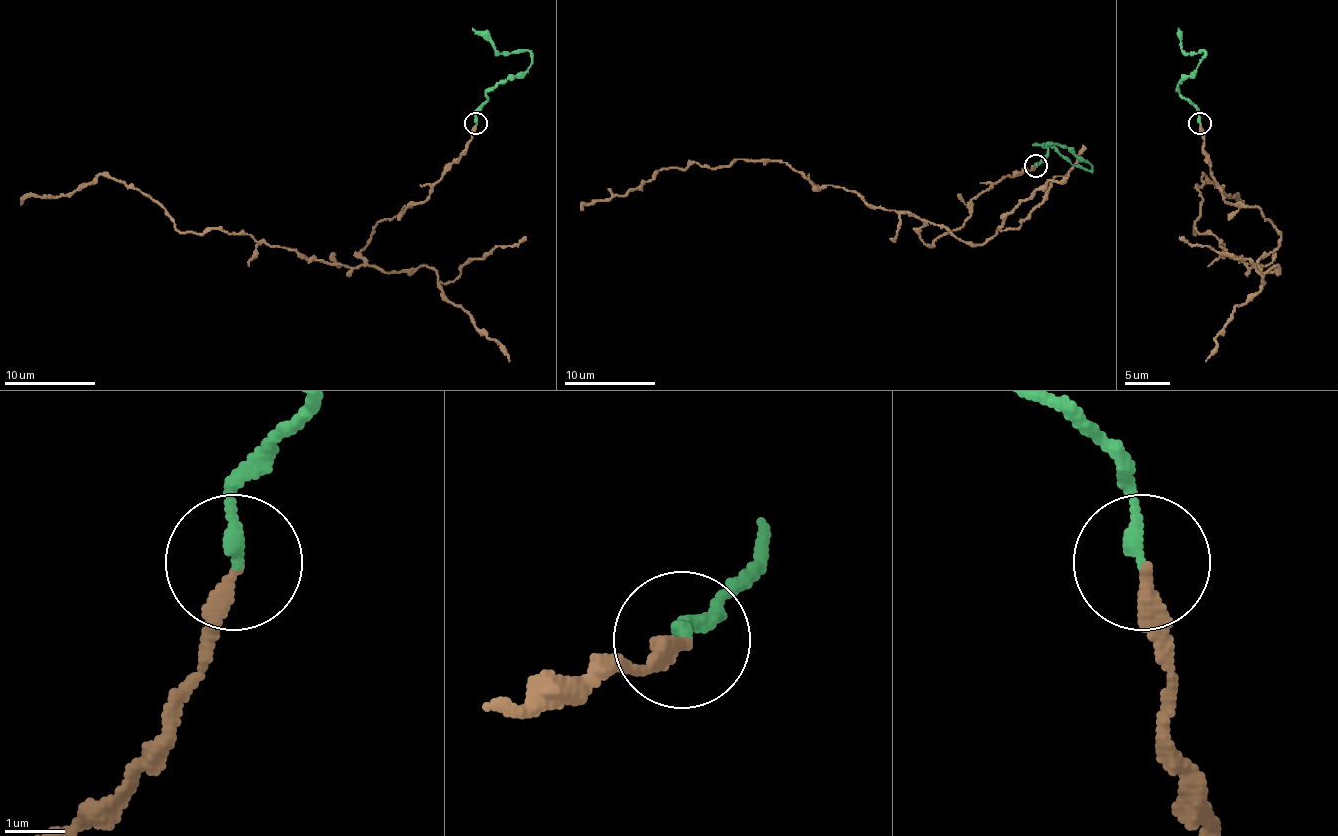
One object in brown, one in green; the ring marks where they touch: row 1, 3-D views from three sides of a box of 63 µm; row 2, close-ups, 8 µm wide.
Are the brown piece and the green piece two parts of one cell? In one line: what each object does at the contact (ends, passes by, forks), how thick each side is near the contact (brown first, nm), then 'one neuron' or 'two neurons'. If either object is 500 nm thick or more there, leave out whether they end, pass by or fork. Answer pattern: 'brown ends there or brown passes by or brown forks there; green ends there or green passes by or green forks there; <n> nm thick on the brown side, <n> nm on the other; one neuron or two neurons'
brown ends there; green ends there; 320 nm thick on the brown side, 240 nm on the other; one neuron

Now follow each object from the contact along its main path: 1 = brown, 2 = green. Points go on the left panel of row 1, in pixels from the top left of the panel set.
1: (475, 124), (427, 196), (382, 219), (362, 264), (180, 233), (98, 174), (21, 205)
2: (475, 124), (475, 112), (489, 92), (520, 76), (532, 62), (532, 55), (527, 51), (498, 51), (473, 28)

